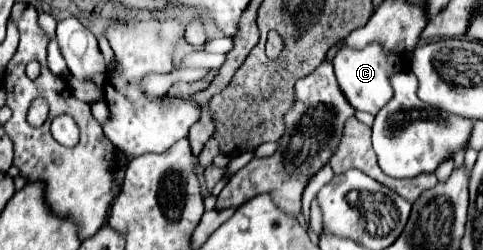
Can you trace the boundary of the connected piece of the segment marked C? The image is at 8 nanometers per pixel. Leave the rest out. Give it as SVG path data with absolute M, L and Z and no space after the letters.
M370 43L362 51L342 49L334 57L334 73L338 77L338 83L346 99L354 103L356 111L378 113L392 99L392 87L388 83L388 77L390 77L390 71L398 71L398 69L404 69L404 57L388 55L386 51L382 51L380 43Z

